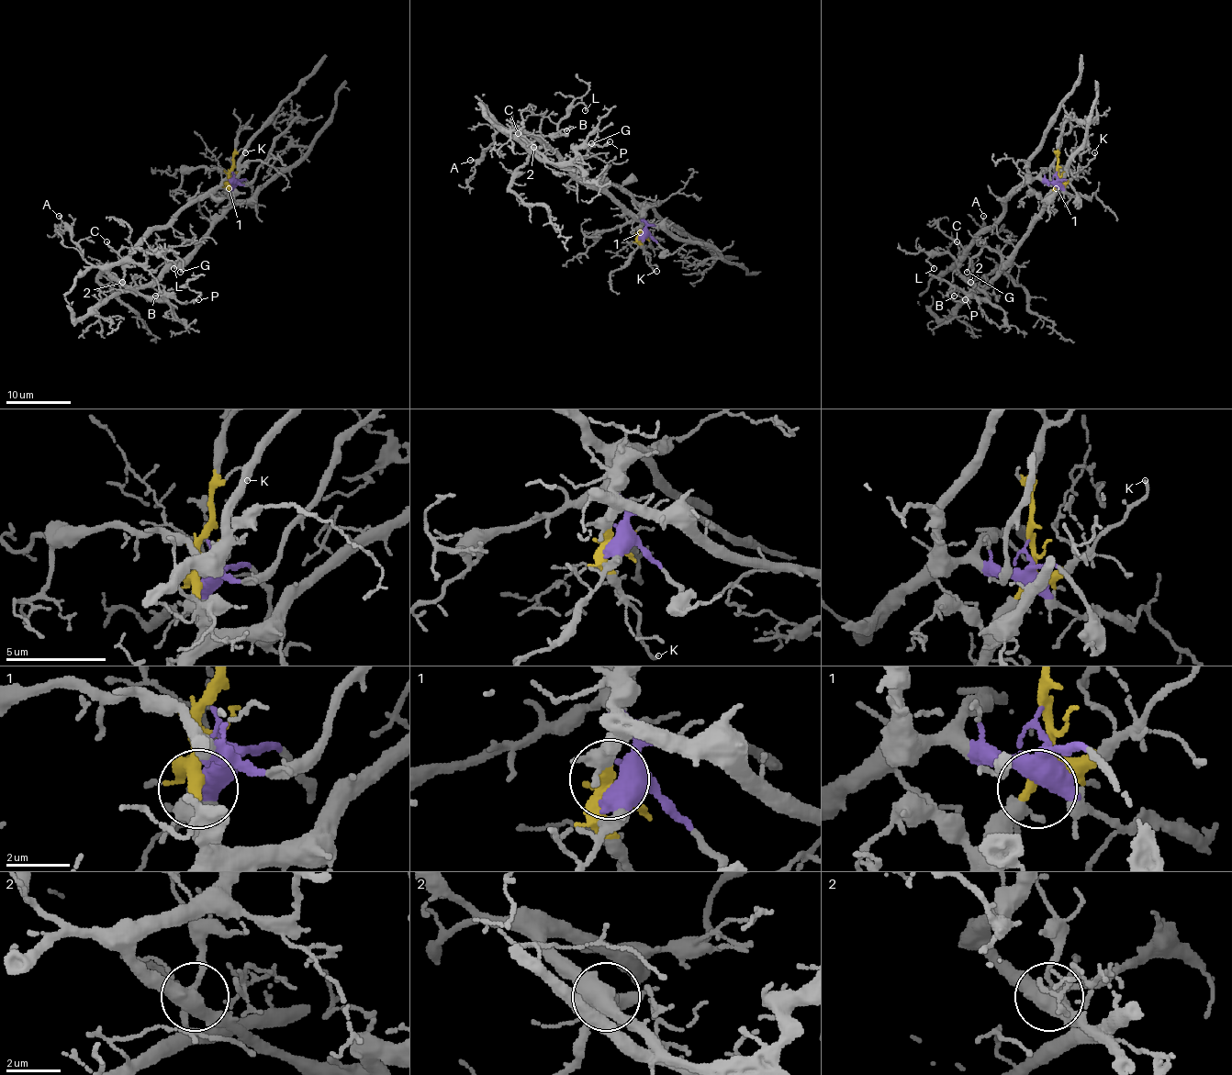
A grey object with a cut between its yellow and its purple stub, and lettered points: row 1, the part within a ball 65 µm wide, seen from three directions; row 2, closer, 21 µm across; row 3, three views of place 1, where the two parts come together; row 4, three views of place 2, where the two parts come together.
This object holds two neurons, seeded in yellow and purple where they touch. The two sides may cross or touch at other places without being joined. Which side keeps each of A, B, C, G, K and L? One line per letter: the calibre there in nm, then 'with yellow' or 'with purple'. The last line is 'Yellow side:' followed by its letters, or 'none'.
A: 120 nm thick; with purple
B: 110 nm thick; with purple
C: 140 nm thick; with purple
G: 160 nm thick; with yellow
K: 130 nm thick; with yellow
L: 100 nm thick; with purple
Yellow side: G, K

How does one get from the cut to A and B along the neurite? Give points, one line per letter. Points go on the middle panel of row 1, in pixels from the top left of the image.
A: (644, 232), (642, 208), (627, 194), (601, 183), (590, 183), (527, 132), (501, 129), (479, 158), (469, 160)
B: (644, 232), (642, 208), (627, 194), (590, 183), (543, 142), (543, 137), (569, 126), (566, 130)

